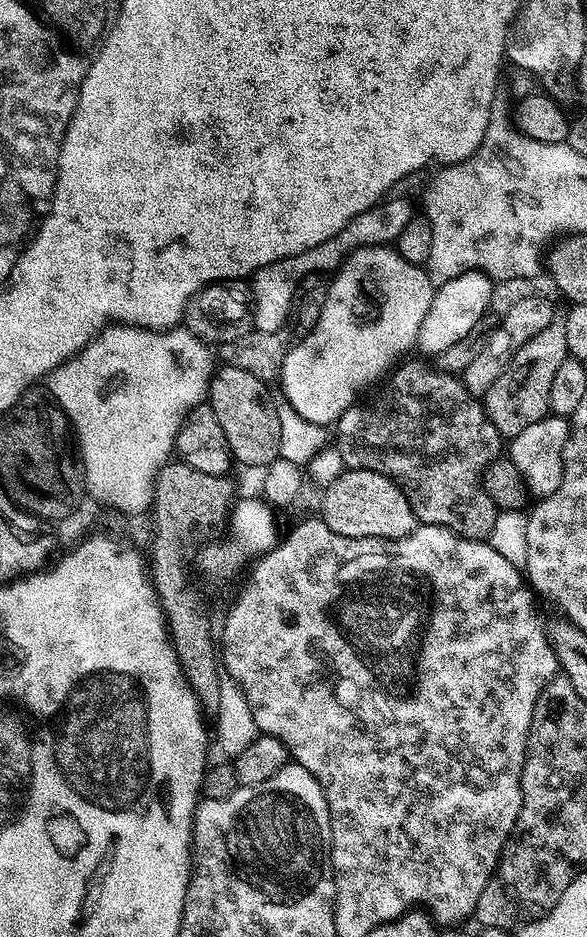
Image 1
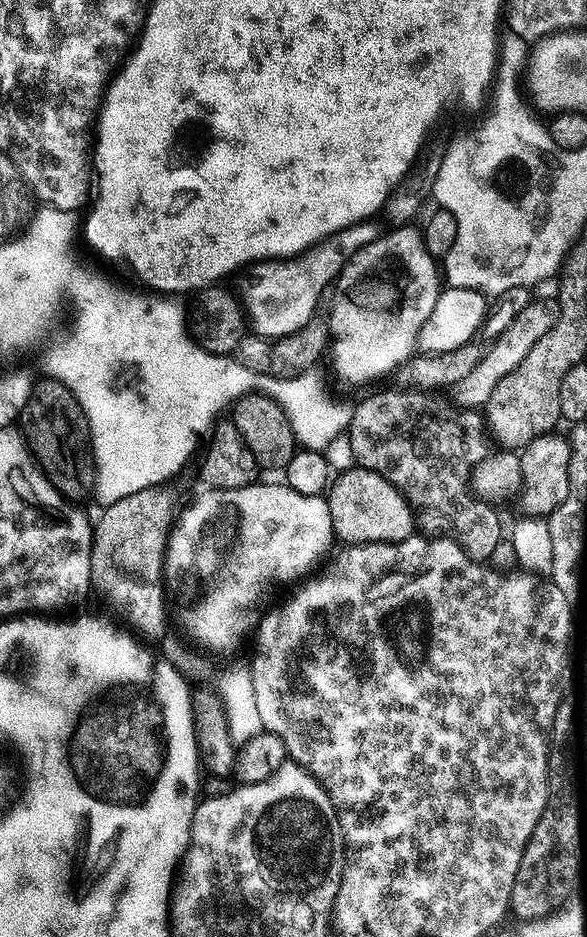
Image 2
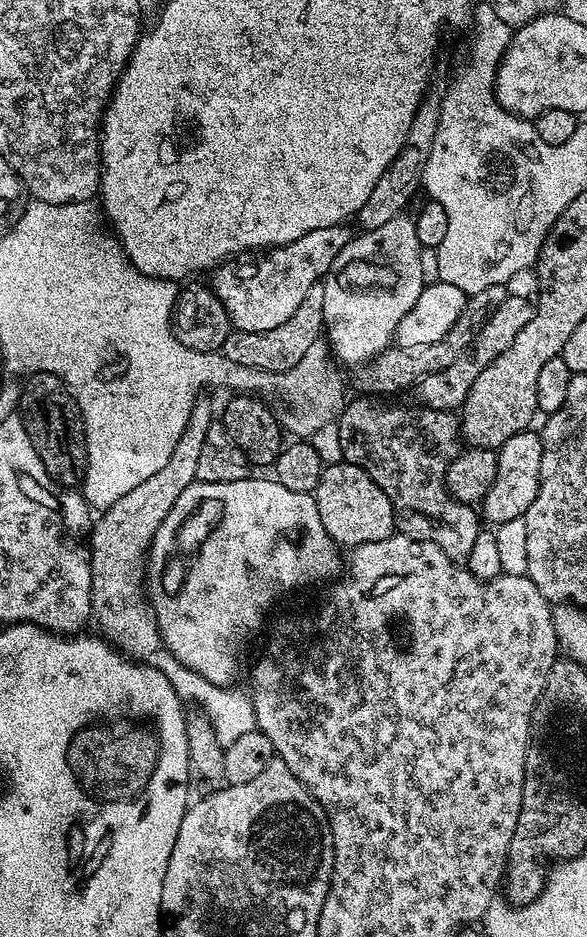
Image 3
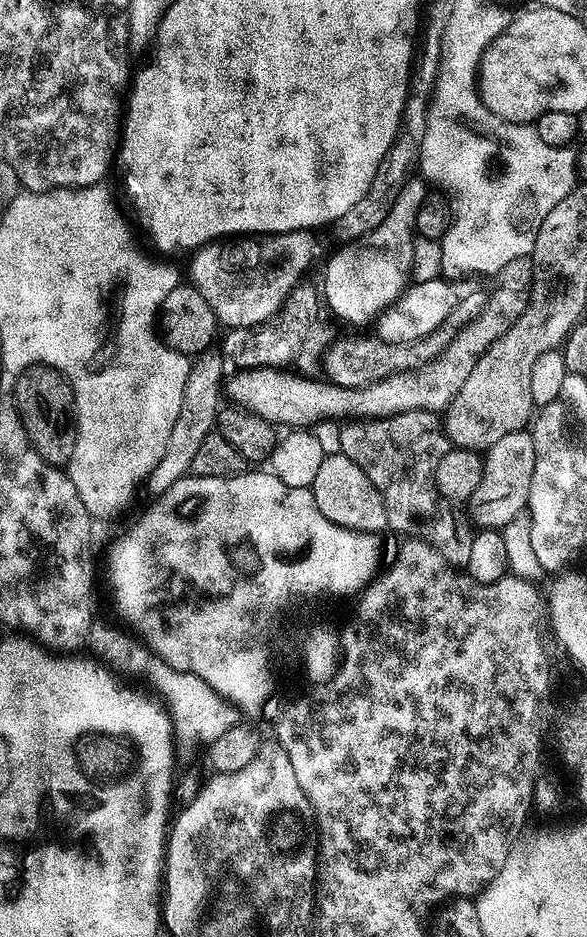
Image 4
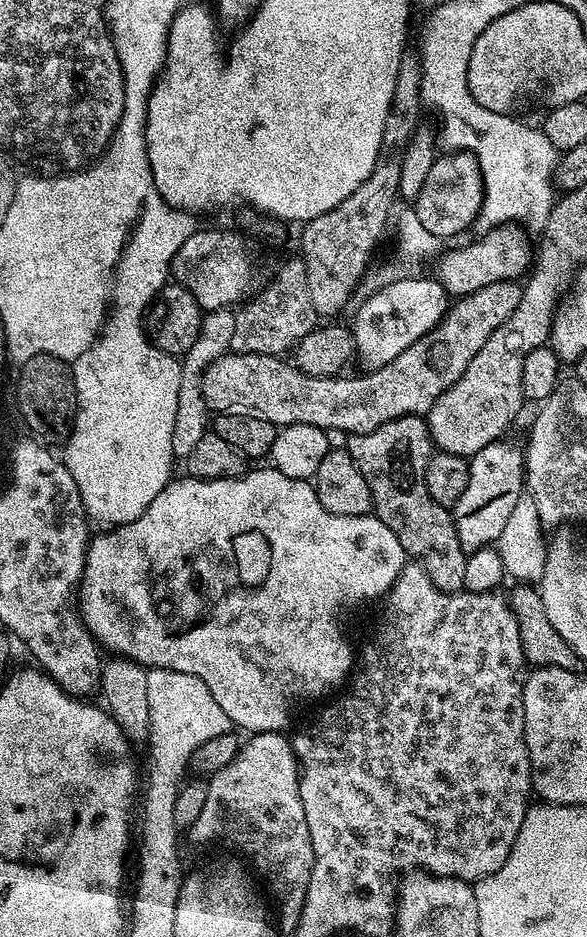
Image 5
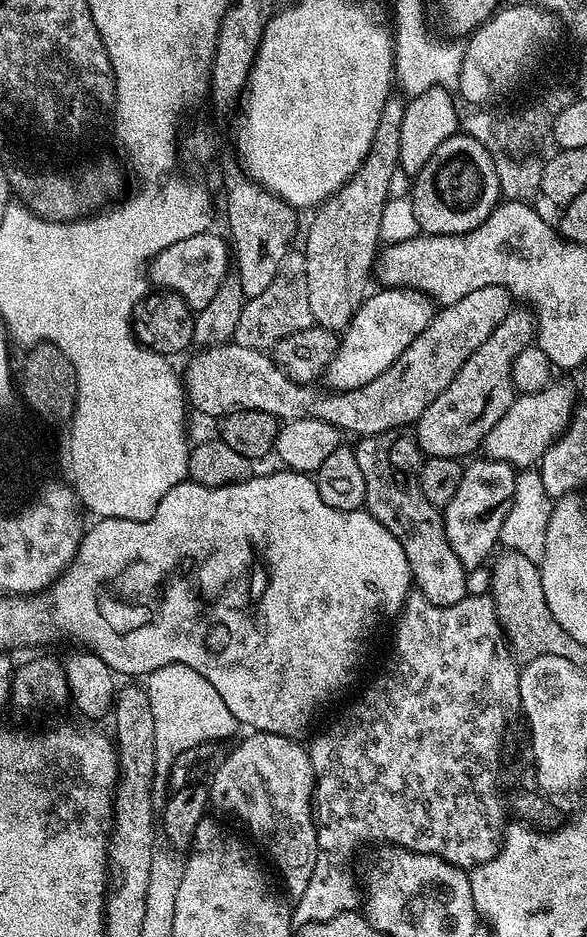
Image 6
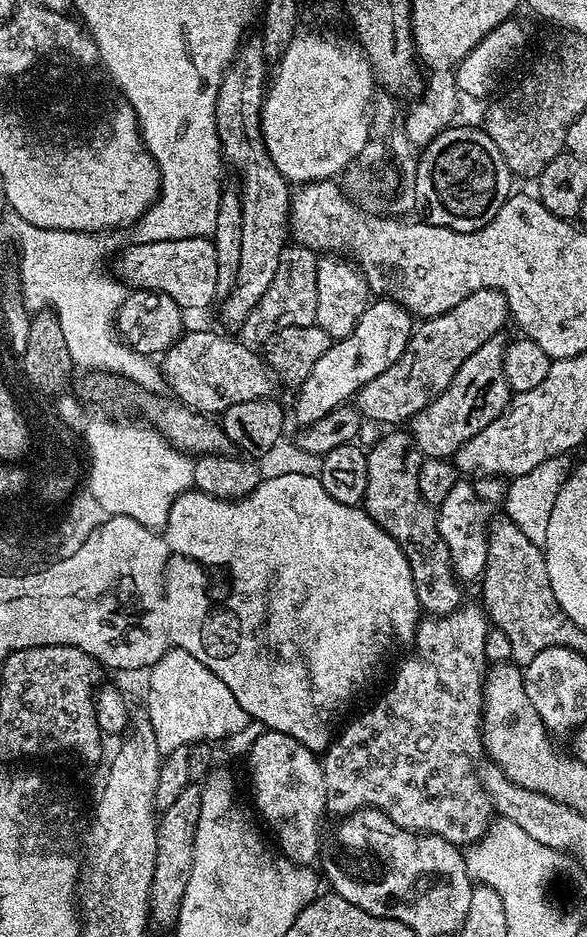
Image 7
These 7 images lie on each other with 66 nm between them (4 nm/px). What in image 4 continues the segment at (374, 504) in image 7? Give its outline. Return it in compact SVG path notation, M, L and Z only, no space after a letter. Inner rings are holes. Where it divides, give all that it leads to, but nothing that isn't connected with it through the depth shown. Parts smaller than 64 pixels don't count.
M410 410L383 416L380 420L348 422L341 428L339 451L355 462L382 494L391 531L401 532L404 538L429 542L436 542L439 536L448 540L455 538L455 526L448 520L440 520L441 501L432 504L435 468L450 449L450 441L437 413Z

